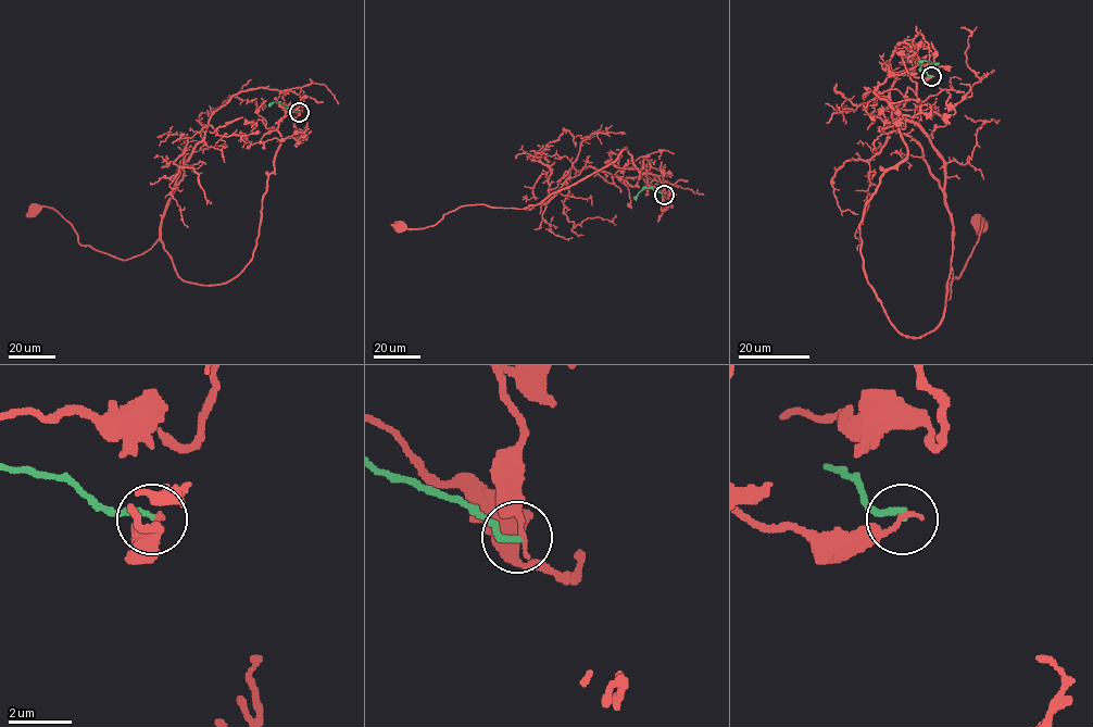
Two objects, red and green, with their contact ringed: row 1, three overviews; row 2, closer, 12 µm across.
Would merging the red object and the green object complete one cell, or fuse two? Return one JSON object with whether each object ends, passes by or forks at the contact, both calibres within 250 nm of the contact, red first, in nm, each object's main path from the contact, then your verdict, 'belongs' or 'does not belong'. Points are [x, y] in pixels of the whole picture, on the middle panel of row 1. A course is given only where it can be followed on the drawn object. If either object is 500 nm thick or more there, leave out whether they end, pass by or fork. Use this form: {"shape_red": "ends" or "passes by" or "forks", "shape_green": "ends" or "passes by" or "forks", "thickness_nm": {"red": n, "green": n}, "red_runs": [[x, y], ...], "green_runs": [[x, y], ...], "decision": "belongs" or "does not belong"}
{"shape_red": "ends", "shape_green": "ends", "thickness_nm": {"red": 180, "green": 190}, "red_runs": [[665, 195], [662, 172], [643, 157], [639, 178], [626, 147], [540, 203], [461, 205], [432, 225], [400, 225]], "green_runs": [[665, 195], [645, 187], [636, 200]], "decision": "does not belong"}

